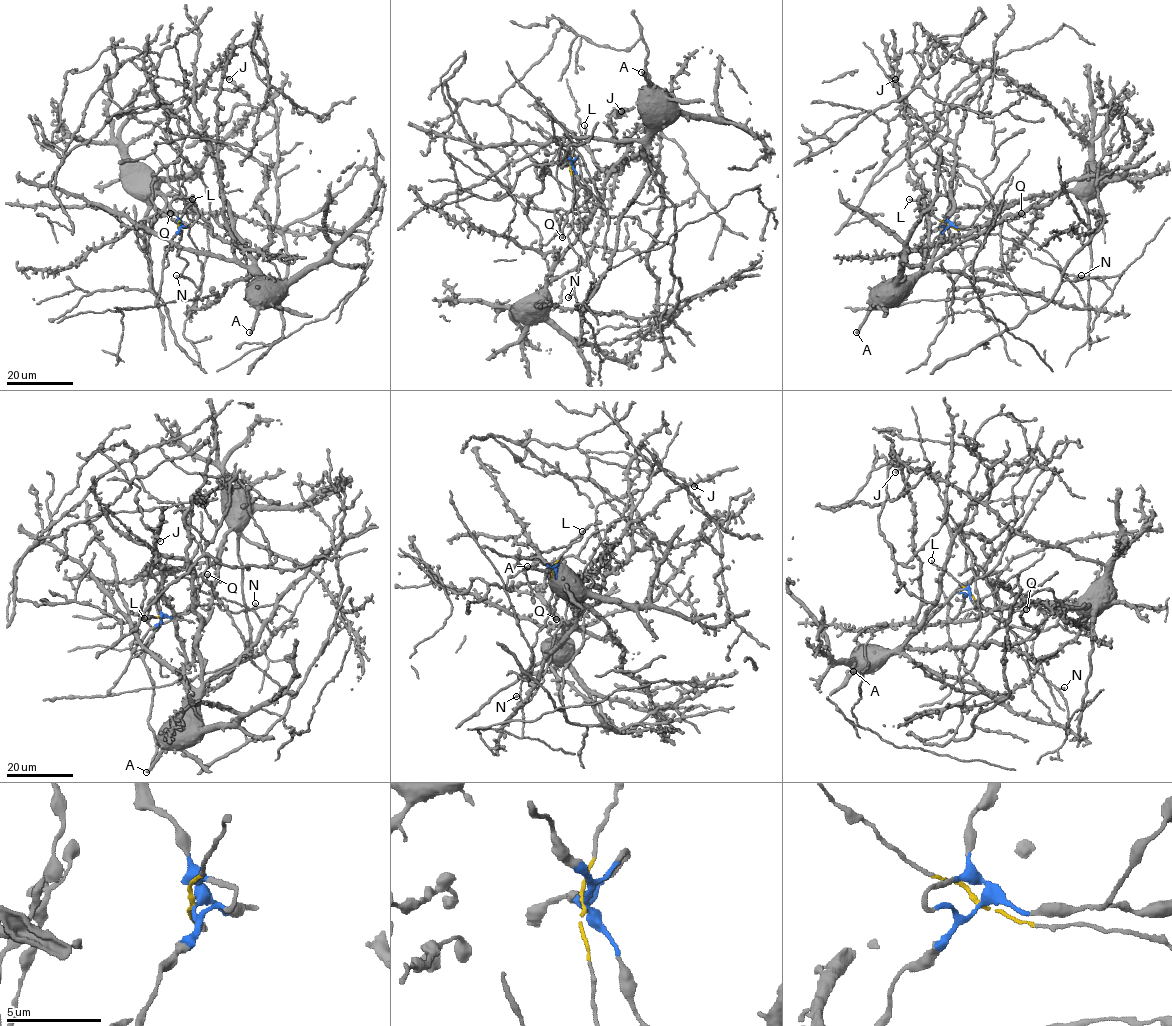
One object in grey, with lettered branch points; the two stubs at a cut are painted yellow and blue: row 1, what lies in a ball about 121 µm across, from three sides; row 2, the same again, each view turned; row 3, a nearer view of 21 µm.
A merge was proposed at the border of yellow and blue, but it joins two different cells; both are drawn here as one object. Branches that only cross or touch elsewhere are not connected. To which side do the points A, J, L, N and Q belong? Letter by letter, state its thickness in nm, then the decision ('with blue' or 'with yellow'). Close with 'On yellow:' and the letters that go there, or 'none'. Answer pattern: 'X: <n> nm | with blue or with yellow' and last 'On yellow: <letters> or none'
A: 400 nm | with blue
J: 280 nm | with blue
L: 240 nm | with yellow
N: 320 nm | with yellow
Q: 500 nm | with blue
On yellow: L, N

